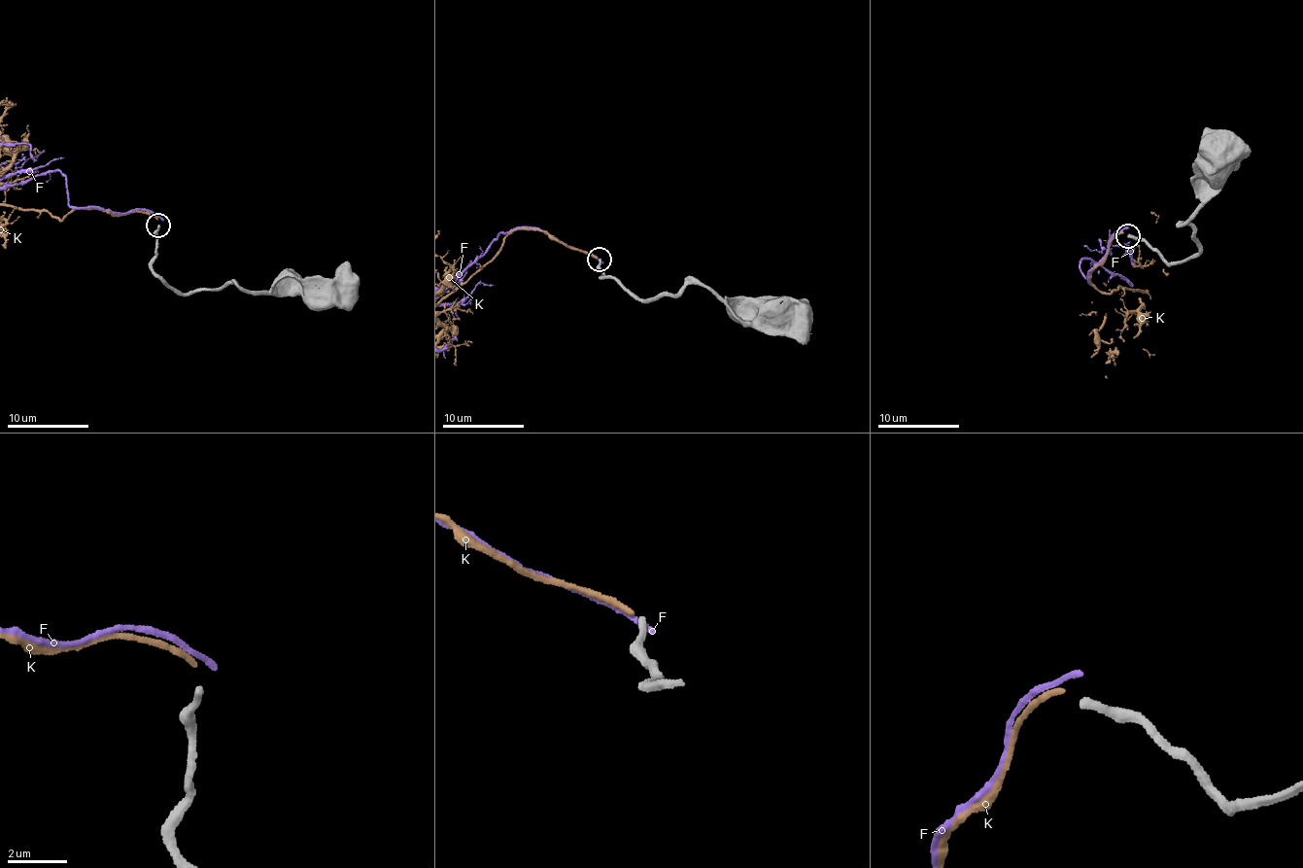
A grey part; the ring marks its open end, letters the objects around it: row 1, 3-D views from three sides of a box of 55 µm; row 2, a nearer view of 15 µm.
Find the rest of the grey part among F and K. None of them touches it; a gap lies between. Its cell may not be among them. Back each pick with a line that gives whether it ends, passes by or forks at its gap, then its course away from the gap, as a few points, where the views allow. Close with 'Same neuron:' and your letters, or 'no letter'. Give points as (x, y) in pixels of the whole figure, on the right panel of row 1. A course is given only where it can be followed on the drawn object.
Same neuron: no letter

